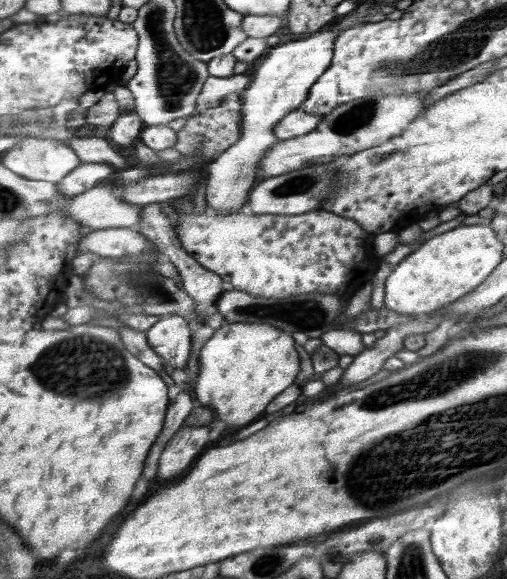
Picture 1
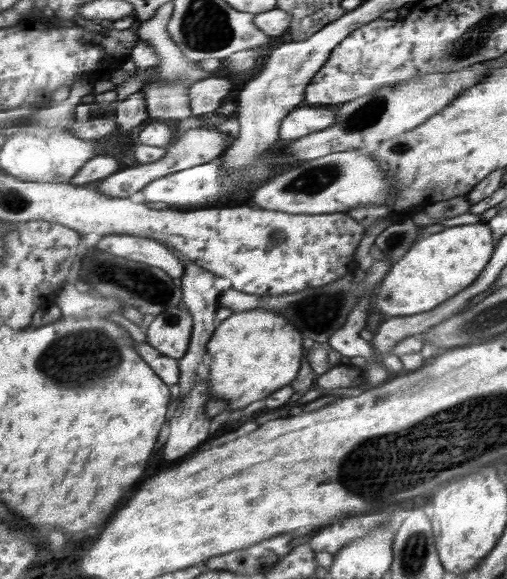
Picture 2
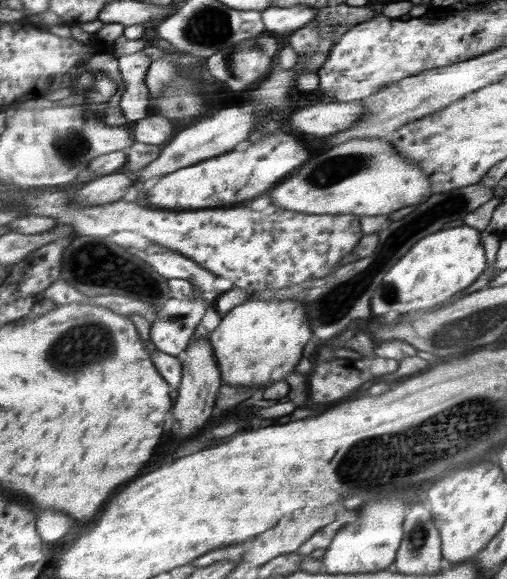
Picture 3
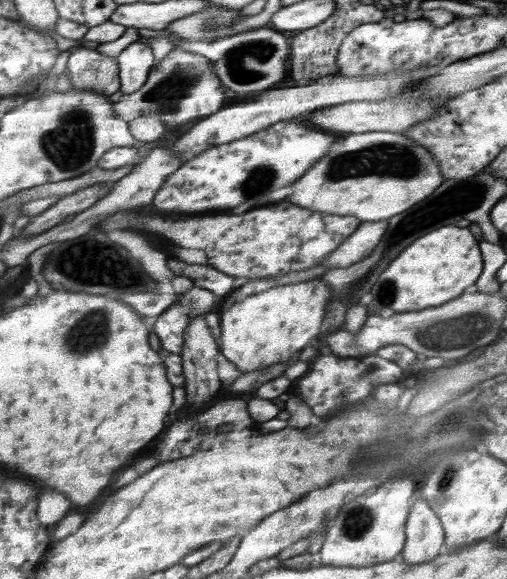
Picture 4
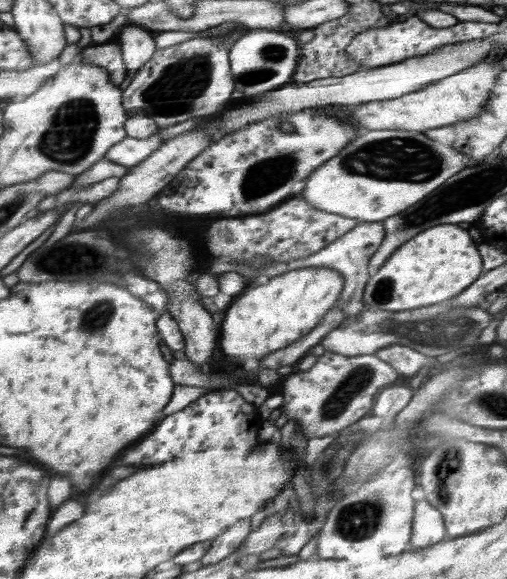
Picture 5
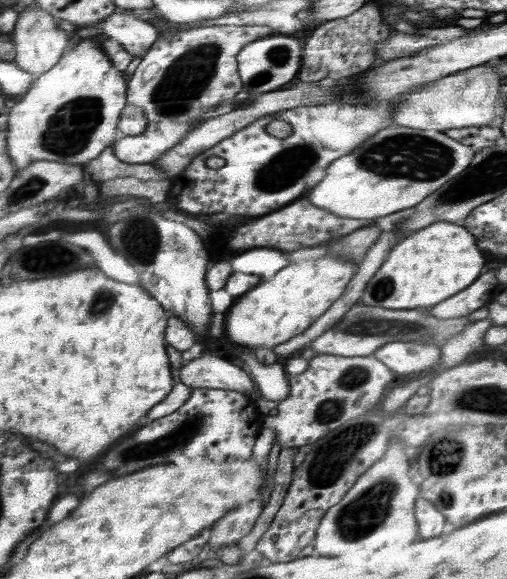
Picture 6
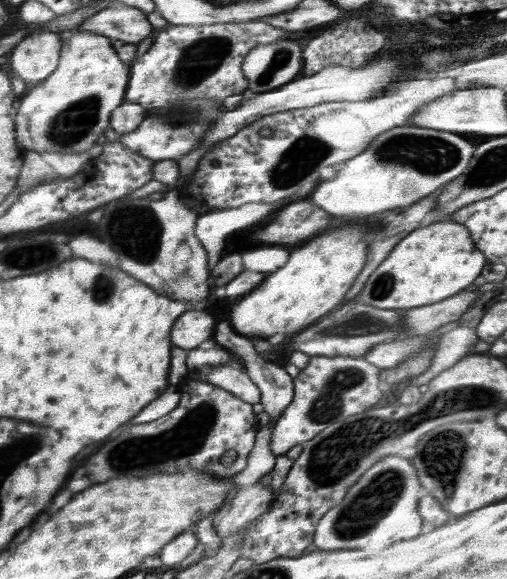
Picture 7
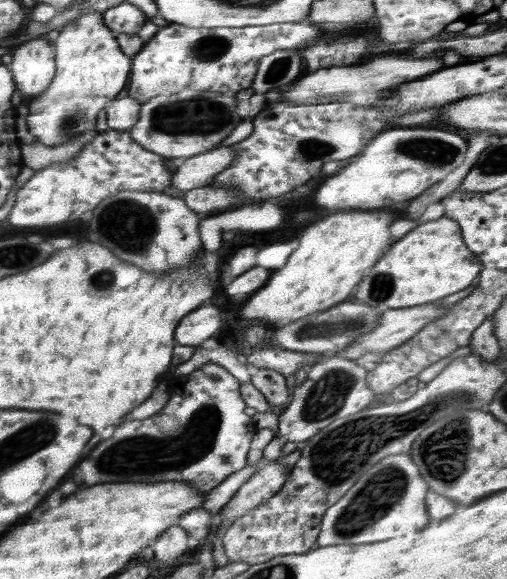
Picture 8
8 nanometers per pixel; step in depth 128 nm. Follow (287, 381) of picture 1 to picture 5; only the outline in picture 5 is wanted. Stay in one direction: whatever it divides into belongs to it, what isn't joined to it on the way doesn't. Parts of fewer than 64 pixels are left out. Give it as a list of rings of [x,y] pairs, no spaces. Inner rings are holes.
[[[302,267],[272,278],[264,286],[243,291],[227,308],[219,338],[224,354],[238,356],[244,364],[247,358],[262,360],[266,355],[297,341],[318,325],[331,310],[343,291],[343,274],[328,267]]]

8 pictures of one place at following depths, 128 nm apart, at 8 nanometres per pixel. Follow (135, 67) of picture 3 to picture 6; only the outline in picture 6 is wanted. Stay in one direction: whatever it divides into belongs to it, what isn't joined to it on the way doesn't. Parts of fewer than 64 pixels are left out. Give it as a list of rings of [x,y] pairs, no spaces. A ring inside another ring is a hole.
[[[116,7],[106,20],[79,27],[75,33],[80,34],[81,39],[104,34],[108,39],[118,41],[134,58],[142,58],[154,41],[158,40],[156,29],[154,24],[140,20],[134,14],[126,14],[126,9]]]

